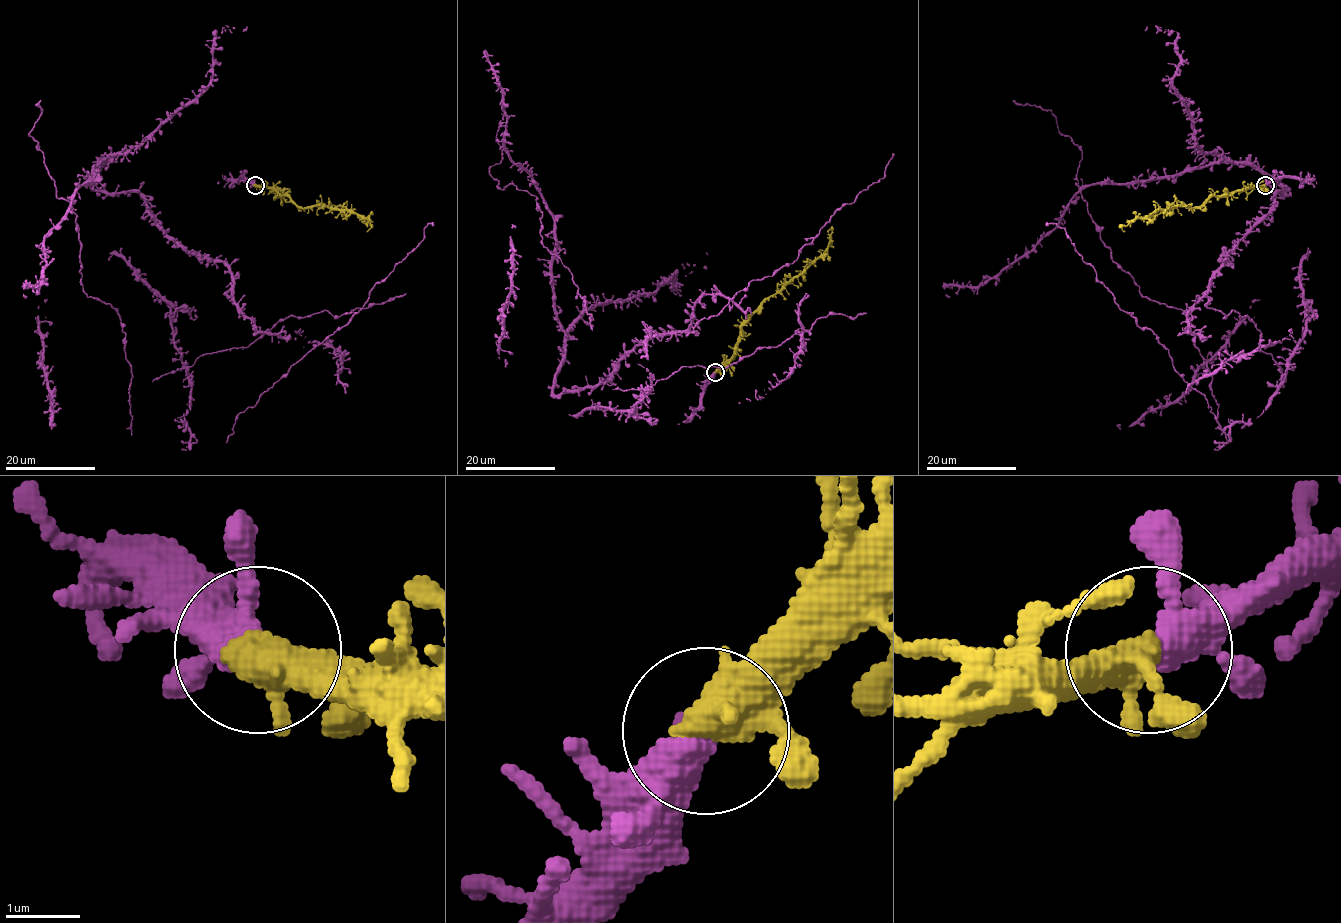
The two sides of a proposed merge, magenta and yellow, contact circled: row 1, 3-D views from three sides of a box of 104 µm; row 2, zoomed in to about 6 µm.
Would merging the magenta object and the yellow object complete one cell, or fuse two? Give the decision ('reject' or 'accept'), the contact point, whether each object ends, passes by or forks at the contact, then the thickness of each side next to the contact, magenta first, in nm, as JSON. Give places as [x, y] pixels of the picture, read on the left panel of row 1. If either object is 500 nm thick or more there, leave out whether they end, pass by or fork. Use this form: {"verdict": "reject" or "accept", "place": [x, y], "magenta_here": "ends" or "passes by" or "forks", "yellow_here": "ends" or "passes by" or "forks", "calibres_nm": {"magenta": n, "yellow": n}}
{"verdict": "accept", "place": [255, 185], "magenta_here": "forks", "yellow_here": "passes by", "calibres_nm": {"magenta": 320, "yellow": 420}}

